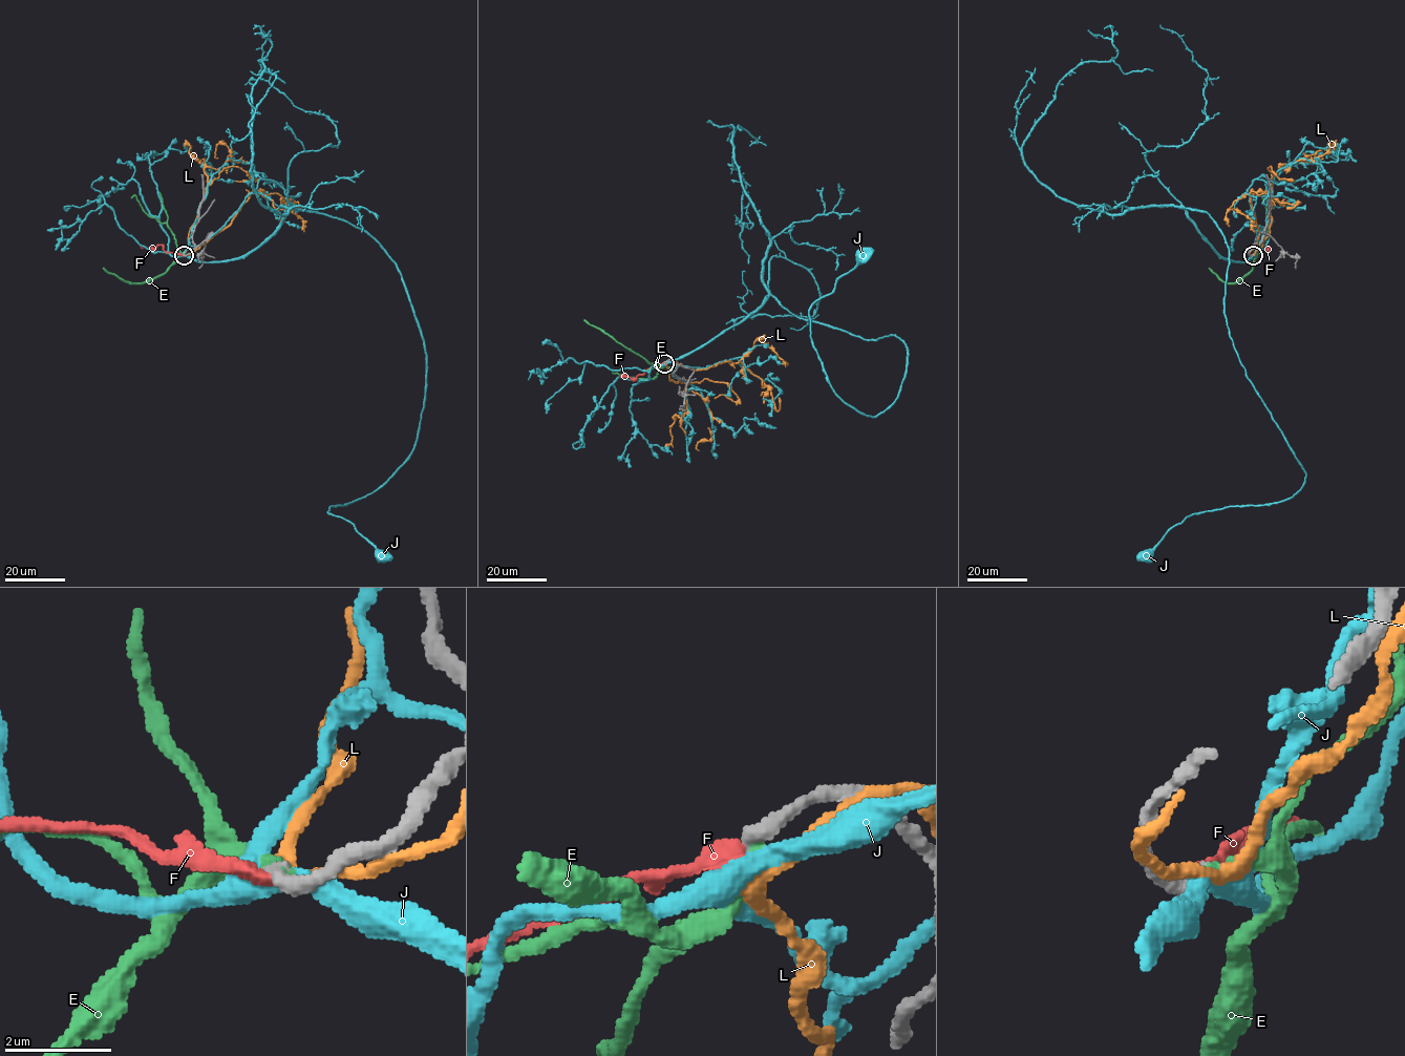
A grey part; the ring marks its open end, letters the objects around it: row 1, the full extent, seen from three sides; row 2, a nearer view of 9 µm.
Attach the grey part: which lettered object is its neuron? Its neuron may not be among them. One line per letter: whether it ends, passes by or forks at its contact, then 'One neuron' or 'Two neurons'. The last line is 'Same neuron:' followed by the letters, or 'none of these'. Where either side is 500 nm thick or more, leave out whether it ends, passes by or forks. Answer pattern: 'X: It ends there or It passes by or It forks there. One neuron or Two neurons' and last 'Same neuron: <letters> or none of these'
E: It ends there. One neuron
F: It ends there. Two neurons
J: It forks there. Two neurons
L: It passes by. Two neurons
Same neuron: E

